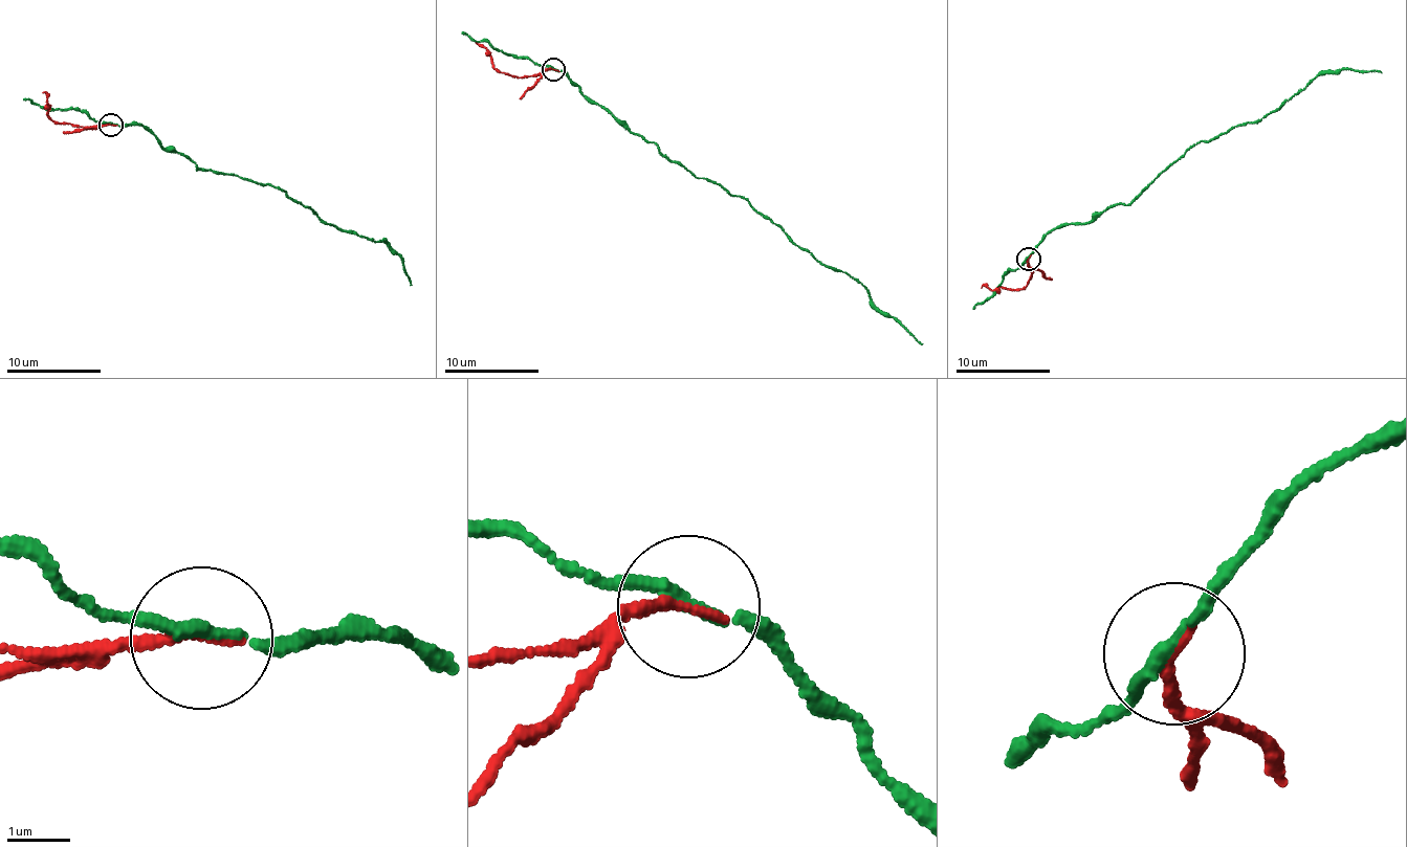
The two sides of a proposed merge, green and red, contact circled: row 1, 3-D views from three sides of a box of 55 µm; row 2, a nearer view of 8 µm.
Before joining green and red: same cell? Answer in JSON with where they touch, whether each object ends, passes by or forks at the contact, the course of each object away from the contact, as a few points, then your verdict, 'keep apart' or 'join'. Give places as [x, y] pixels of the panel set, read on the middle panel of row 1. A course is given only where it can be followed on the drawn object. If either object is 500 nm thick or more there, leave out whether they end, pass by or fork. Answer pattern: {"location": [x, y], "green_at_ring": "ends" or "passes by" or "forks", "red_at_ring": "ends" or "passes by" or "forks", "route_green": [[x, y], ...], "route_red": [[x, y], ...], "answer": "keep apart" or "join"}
{"location": [553, 69], "green_at_ring": "passes by", "red_at_ring": "ends", "route_green": [[553, 69], [627, 121], [633, 134], [697, 177], [743, 197], [823, 265], [853, 276], [874, 303], [923, 344]], "route_red": [[553, 69], [531, 76], [498, 71], [484, 47], [477, 44]], "answer": "keep apart"}

